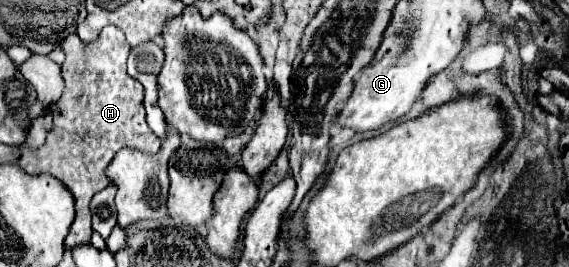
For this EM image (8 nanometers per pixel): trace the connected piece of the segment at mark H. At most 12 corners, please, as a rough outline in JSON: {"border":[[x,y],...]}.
{"border":[[107,26],[61,44],[65,94],[19,166],[75,196],[65,250],[90,243],[115,152],[155,154],[129,44]]}

